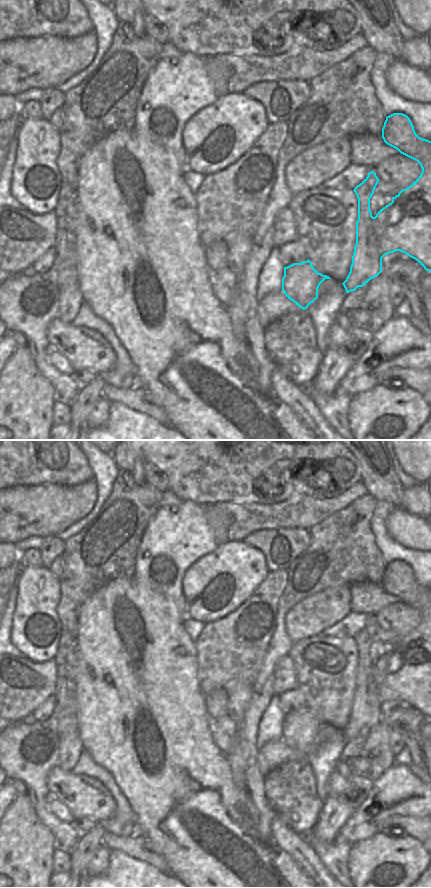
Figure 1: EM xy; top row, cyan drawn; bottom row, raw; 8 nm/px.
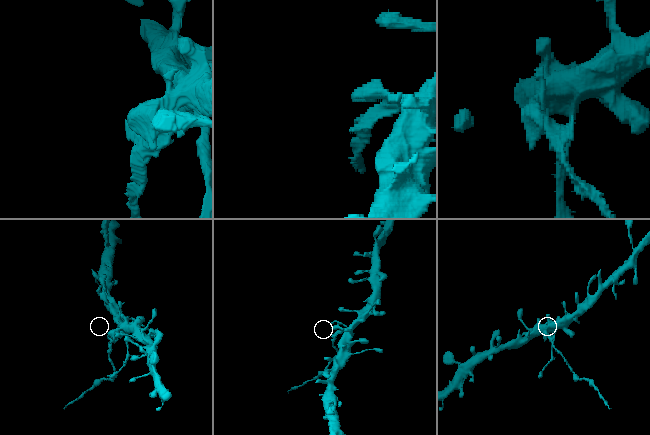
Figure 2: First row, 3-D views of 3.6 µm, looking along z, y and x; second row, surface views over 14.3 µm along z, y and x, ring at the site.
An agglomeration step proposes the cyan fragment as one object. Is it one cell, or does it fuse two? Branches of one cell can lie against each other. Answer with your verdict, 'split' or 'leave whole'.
split

